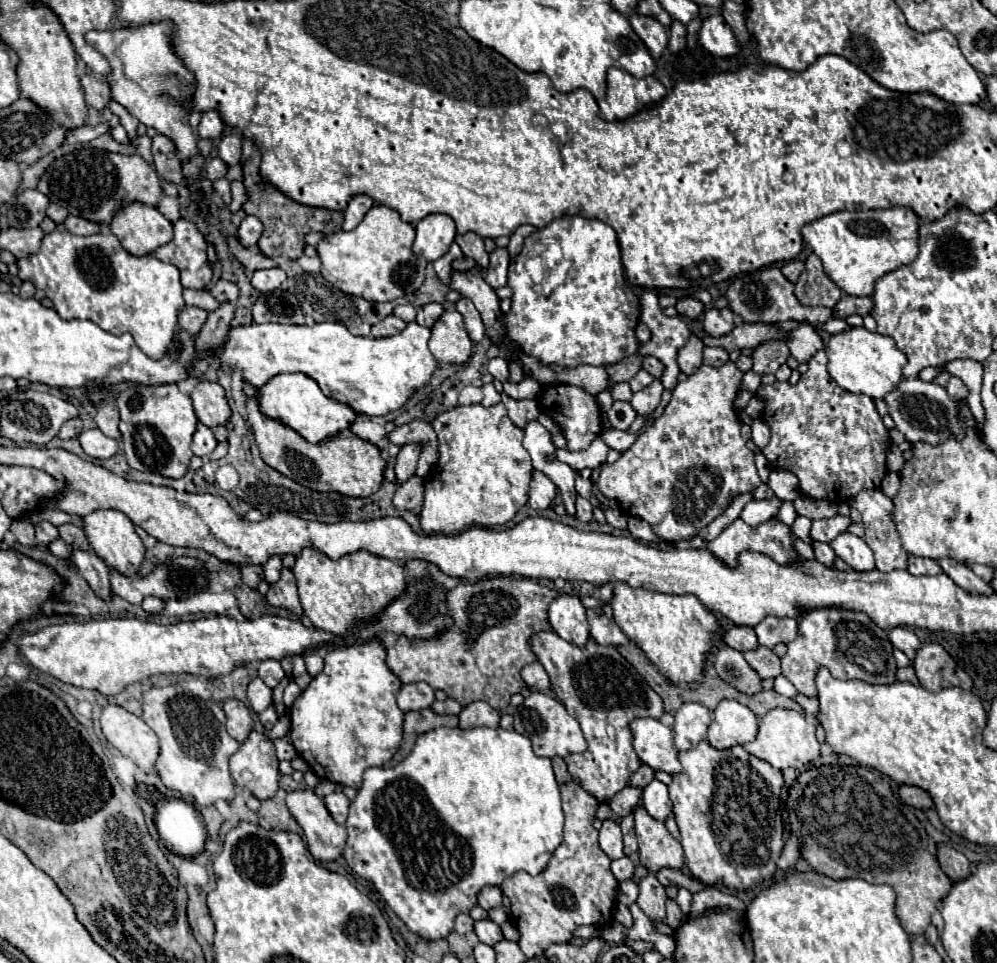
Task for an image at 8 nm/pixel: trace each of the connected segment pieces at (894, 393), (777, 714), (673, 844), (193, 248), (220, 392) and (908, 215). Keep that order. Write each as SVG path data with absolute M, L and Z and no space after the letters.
M903 378L897 384L897 390L891 390L885 396L885 404L889 416L895 420L895 428L913 444L913 442L929 442L931 446L939 446L949 438L961 442L967 434L965 420L961 418L961 400L949 398L945 386L935 382L923 382L921 378Z
M775 708L761 718L757 738L745 744L743 748L749 754L769 762L773 768L779 768L779 770L789 766L801 768L819 756L819 742L815 738L815 728L817 728L817 722L799 712L787 710L787 708Z
M643 806L635 808L635 834L639 842L639 856L641 864L651 872L657 874L661 868L681 868L683 864L683 850L681 844L669 834L663 822L649 818Z
M179 218L173 226L175 226L173 240L159 246L153 254L155 258L171 262L179 268L183 288L203 290L213 278L211 262L207 260L205 252L207 248L205 238L199 232L199 228L187 218Z
M199 380L191 392L191 400L193 400L199 422L203 422L209 428L225 424L231 416L225 390L217 382Z
M889 208L889 210L857 210L857 212L833 212L801 228L805 246L815 252L825 268L825 274L849 296L871 296L873 284L883 274L897 270L917 258L917 230L919 218L909 208Z

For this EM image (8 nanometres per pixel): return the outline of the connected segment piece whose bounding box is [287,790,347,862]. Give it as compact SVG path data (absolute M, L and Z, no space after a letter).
M293 790L289 792L287 808L303 828L307 848L315 860L329 862L343 852L347 832L331 818L321 796L313 790Z

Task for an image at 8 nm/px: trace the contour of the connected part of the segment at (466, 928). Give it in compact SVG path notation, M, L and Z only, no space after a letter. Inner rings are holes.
M457 914L455 918L455 926L453 926L459 934L467 934L473 930L473 918L469 914Z

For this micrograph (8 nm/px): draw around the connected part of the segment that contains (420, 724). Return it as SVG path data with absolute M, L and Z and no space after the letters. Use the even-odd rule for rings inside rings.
M431 708L417 710L417 712L407 712L405 714L405 726L403 726L403 742L401 742L401 748L397 750L393 762L397 764L399 760L403 760L411 752L413 742L417 740L419 734L425 734L425 732L429 732L433 728L439 728L439 726L457 728L459 726L459 718L457 716L435 714Z

